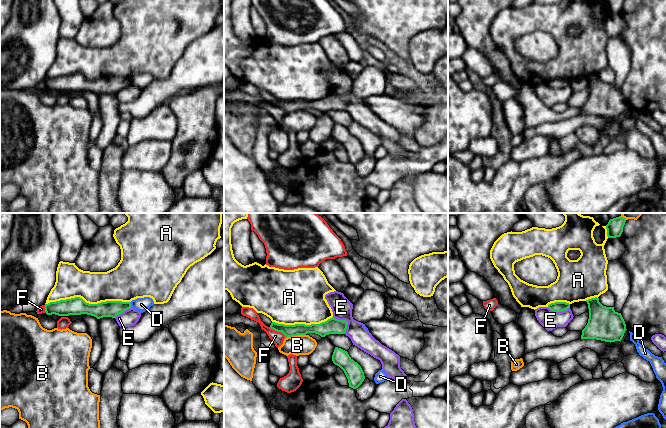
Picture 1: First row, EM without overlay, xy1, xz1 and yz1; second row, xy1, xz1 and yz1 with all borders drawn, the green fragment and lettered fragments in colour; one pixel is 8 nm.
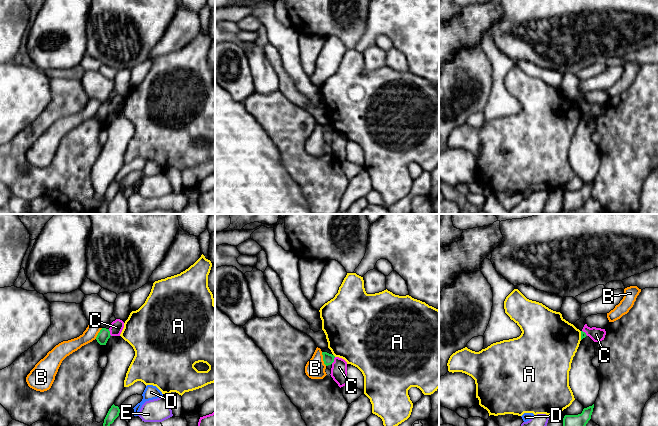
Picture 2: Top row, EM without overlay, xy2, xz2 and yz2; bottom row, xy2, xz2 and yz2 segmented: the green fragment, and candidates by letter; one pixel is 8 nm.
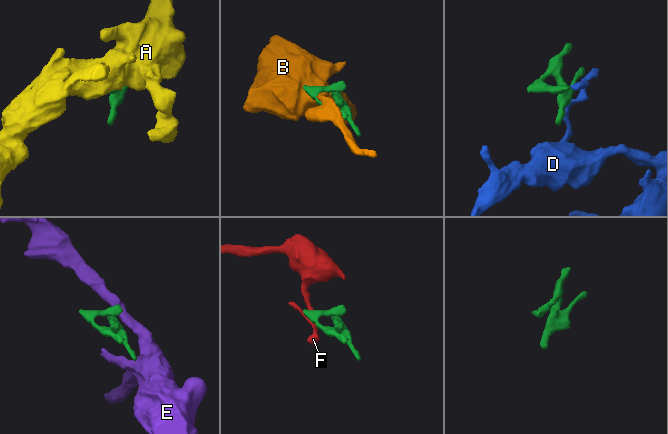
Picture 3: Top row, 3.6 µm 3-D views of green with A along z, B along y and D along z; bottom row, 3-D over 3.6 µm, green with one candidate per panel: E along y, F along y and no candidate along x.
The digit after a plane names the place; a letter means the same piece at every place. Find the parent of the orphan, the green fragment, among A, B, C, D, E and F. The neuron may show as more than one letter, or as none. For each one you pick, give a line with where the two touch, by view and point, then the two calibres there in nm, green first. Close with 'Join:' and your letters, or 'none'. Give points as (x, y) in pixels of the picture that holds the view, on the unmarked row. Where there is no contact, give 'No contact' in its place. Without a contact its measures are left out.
Join: none

